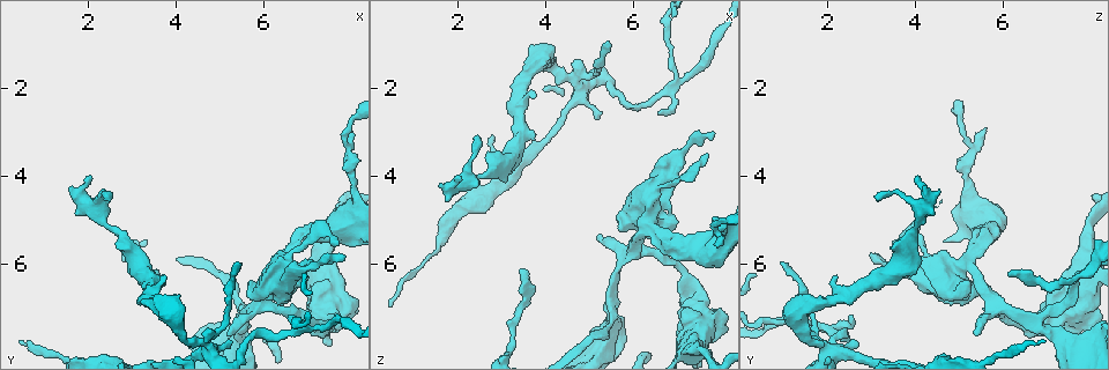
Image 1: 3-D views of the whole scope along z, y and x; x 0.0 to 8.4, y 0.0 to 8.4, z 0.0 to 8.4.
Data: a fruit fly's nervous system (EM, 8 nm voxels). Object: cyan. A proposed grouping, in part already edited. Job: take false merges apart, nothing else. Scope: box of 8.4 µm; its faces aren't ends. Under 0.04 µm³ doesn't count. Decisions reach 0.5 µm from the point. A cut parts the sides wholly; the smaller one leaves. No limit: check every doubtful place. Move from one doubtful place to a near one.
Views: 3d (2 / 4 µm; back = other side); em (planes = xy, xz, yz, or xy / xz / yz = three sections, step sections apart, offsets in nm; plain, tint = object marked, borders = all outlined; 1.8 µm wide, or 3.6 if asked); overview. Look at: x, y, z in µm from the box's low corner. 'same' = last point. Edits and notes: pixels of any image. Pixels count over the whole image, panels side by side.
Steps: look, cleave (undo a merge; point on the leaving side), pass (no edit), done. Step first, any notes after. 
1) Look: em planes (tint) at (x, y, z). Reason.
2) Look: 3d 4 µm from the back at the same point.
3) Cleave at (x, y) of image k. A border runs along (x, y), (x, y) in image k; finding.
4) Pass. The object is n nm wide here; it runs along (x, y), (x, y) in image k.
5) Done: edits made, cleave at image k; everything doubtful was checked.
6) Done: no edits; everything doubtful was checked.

Look: 3d 4 µm at (6.25, 6.20, 4.85). Sharp bend.

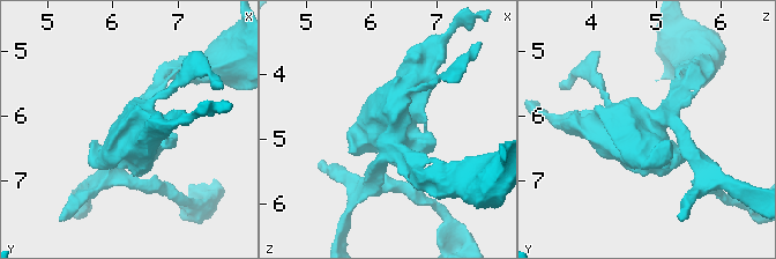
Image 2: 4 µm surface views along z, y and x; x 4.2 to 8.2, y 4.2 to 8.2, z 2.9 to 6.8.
Look: em 3.6 µm xy step 4 (tint) at (6.30, 6.25, 4.90). Now the EM.

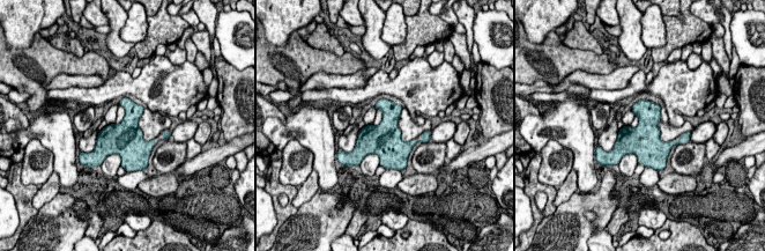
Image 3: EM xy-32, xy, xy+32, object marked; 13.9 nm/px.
Look: em 3.6 µm planes (tint) at the same point.

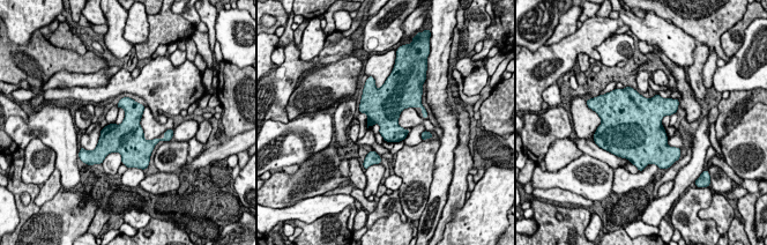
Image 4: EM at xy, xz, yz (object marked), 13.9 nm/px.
Pass. One neuron here.

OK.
Look: em 3.6 µm planes (tint) at (7.20, 5.30, 5.70). Calibre changes.

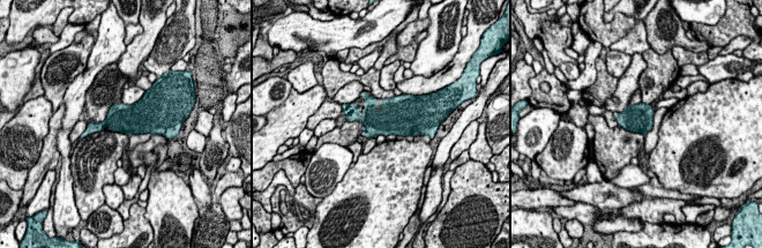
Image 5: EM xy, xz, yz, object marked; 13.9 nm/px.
Pass. Continuous, no second neuron.

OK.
Look: em 3.6 µm planes (plain) at (7.40, 7.10, 7.05). Three arms meet.

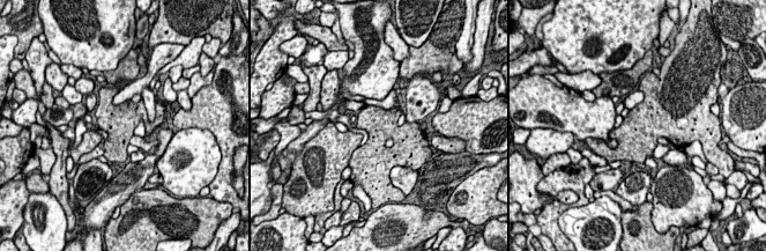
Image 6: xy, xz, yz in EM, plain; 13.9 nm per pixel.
Look: em 3.6 µm planes (tint) at the same point. With the object marked.

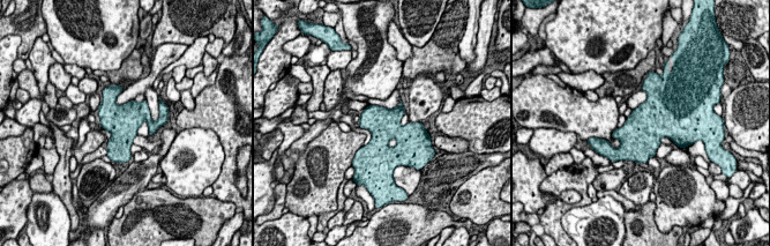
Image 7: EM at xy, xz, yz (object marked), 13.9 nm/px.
Pass. All the same neuron.

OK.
Look: em planes (plain) at (5.45, 7.35, 6.80). A fork.

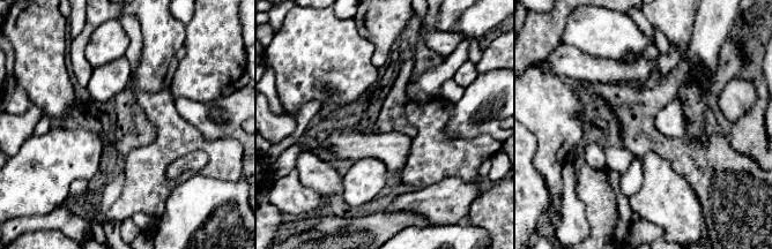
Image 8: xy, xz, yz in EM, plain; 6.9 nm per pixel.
Look: em planes (tint) at the same point. With the object marked.

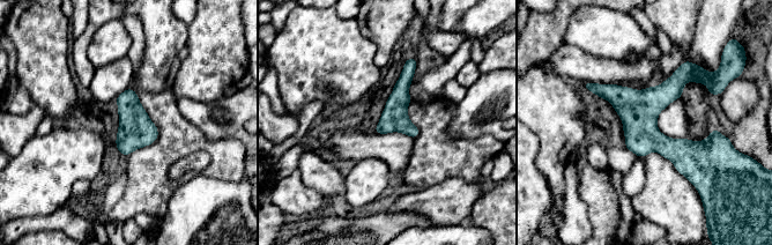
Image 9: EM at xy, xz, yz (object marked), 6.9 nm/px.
Pass. It runs along (588, 86), (668, 148), (714, 135) in image 9; continuous, no second neuron.

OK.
Done: no edits; everything doubtful was checked.

